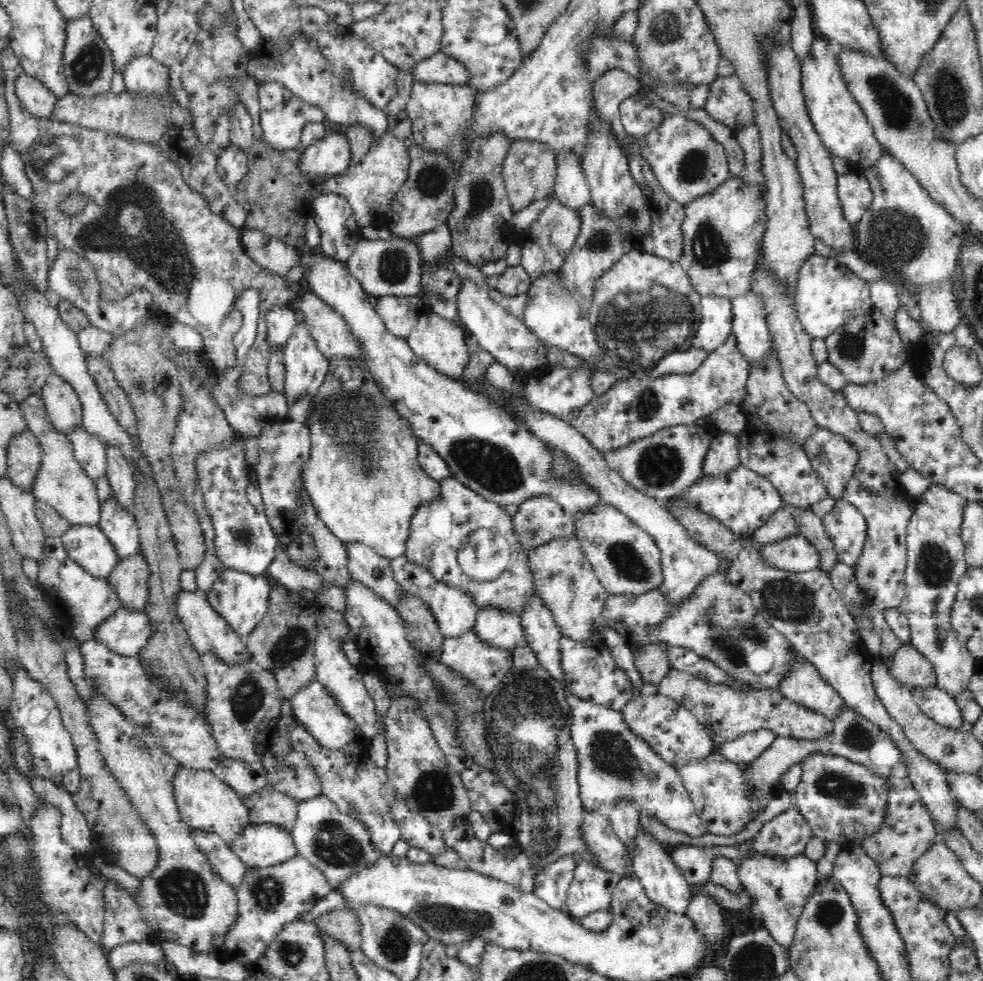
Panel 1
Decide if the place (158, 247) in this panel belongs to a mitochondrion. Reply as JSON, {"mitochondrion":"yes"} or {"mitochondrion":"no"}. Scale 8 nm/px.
{"mitochondrion":"yes"}

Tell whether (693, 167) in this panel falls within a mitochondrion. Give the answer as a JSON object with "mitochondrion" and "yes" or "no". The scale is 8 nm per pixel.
{"mitochondrion":"yes"}

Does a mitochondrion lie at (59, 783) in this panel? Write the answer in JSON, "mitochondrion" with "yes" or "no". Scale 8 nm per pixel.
{"mitochondrion":"no"}

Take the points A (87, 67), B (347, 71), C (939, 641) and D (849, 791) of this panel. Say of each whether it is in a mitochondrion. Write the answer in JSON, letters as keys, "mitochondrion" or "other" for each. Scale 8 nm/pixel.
{"A":"mitochondrion","B":"mitochondrion","C":"other","D":"mitochondrion"}

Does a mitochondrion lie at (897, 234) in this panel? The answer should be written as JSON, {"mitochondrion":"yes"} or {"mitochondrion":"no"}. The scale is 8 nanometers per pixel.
{"mitochondrion":"yes"}

